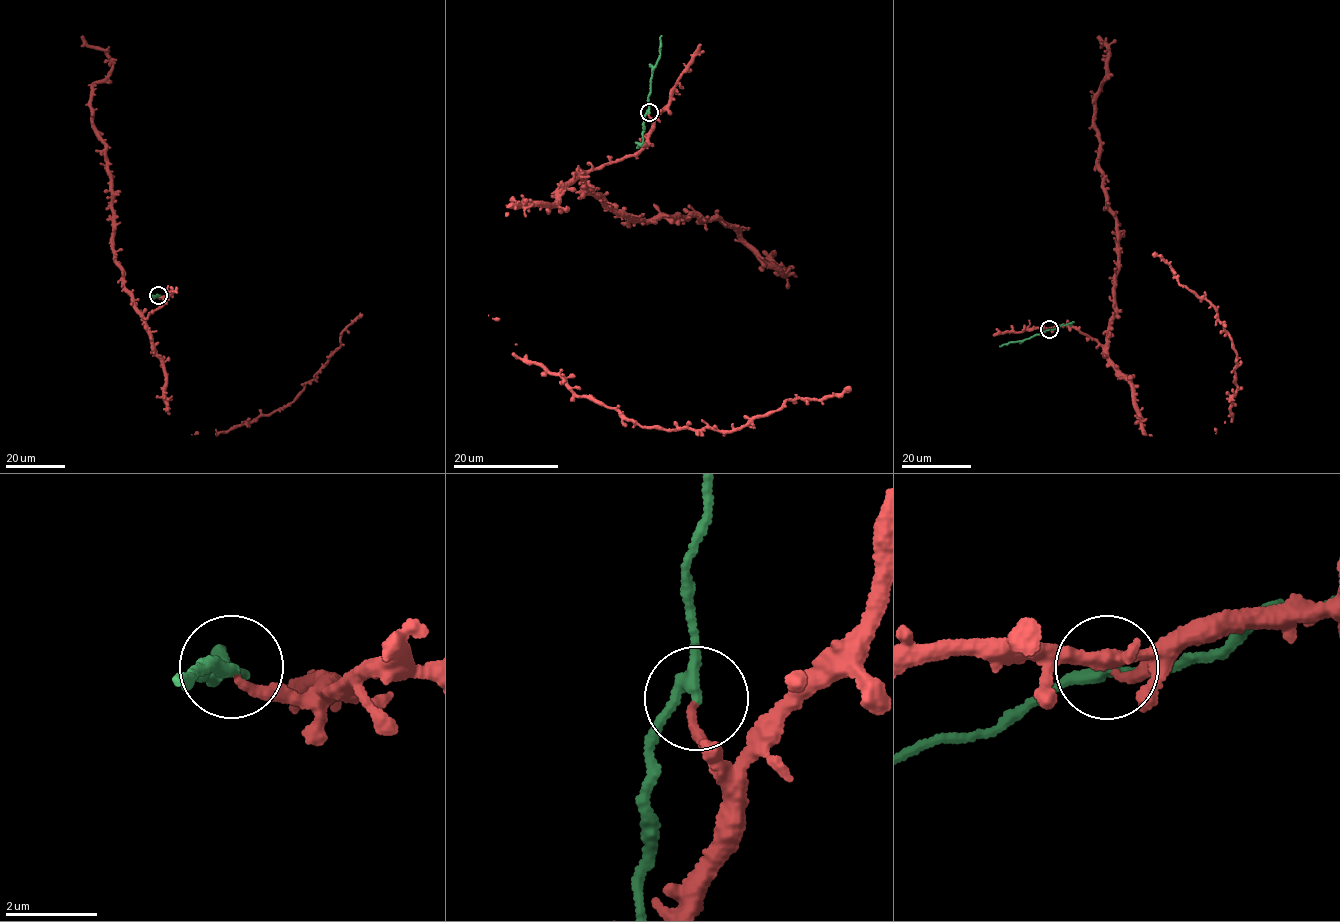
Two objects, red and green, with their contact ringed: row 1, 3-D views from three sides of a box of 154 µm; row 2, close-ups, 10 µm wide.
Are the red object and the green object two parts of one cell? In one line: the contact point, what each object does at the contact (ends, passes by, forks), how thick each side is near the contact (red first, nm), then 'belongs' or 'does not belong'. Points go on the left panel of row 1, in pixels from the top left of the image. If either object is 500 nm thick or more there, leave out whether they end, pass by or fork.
at (158, 295); red ends there; green passes by; 160 nm thick on the red side, 240 nm on the other; does not belong

